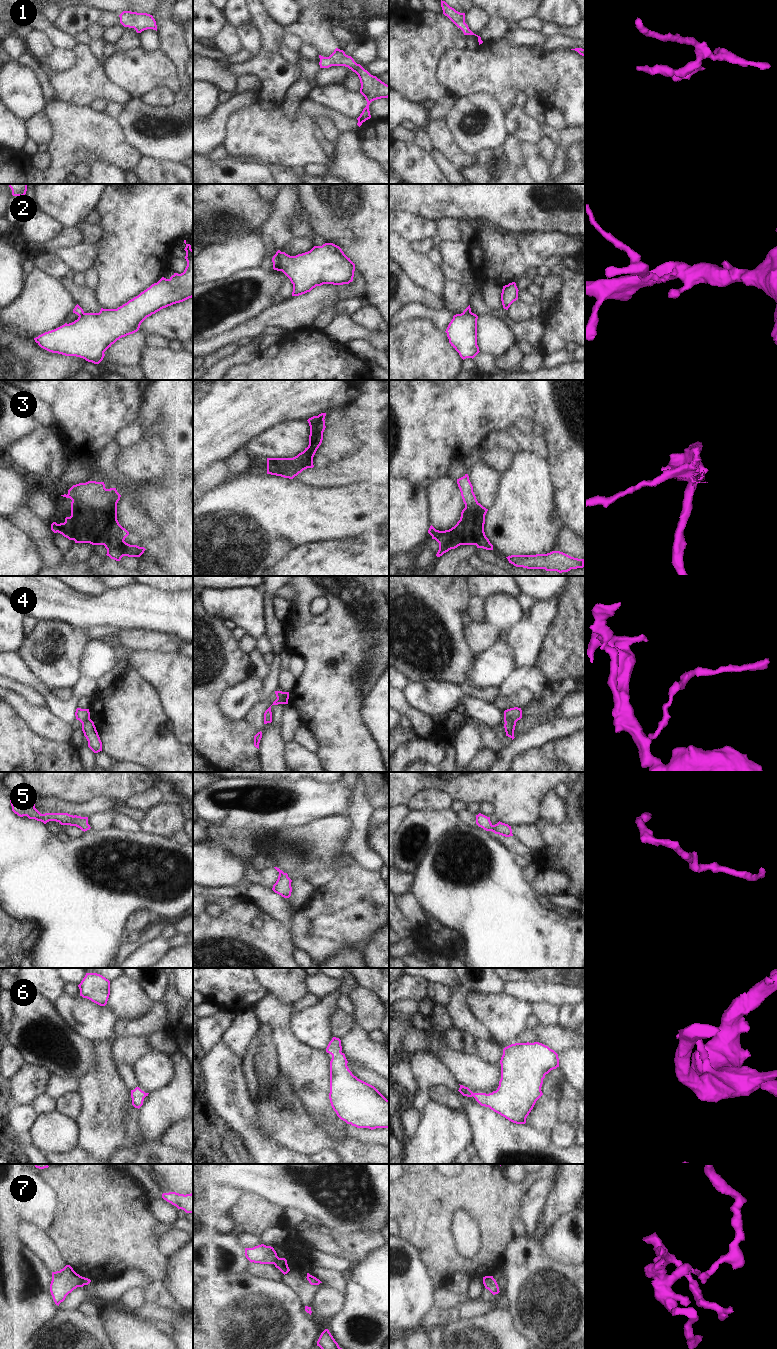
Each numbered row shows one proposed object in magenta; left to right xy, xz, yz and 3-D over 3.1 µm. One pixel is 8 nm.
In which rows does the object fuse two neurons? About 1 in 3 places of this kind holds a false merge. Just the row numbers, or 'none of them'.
2, 3, 4, 7.

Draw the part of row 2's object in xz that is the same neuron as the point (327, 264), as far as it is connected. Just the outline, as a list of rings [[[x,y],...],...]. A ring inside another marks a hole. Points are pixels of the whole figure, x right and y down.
[[[333,243],[314,246],[310,251],[296,256],[290,256],[280,250],[276,254],[279,256],[277,271],[282,271],[293,284],[292,296],[305,294],[323,284],[343,285],[353,281],[355,264]]]

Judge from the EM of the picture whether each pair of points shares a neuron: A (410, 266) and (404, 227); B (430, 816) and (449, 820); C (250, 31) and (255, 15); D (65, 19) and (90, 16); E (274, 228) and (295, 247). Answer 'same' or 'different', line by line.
A: different
B: same
C: different
D: same
E: different

